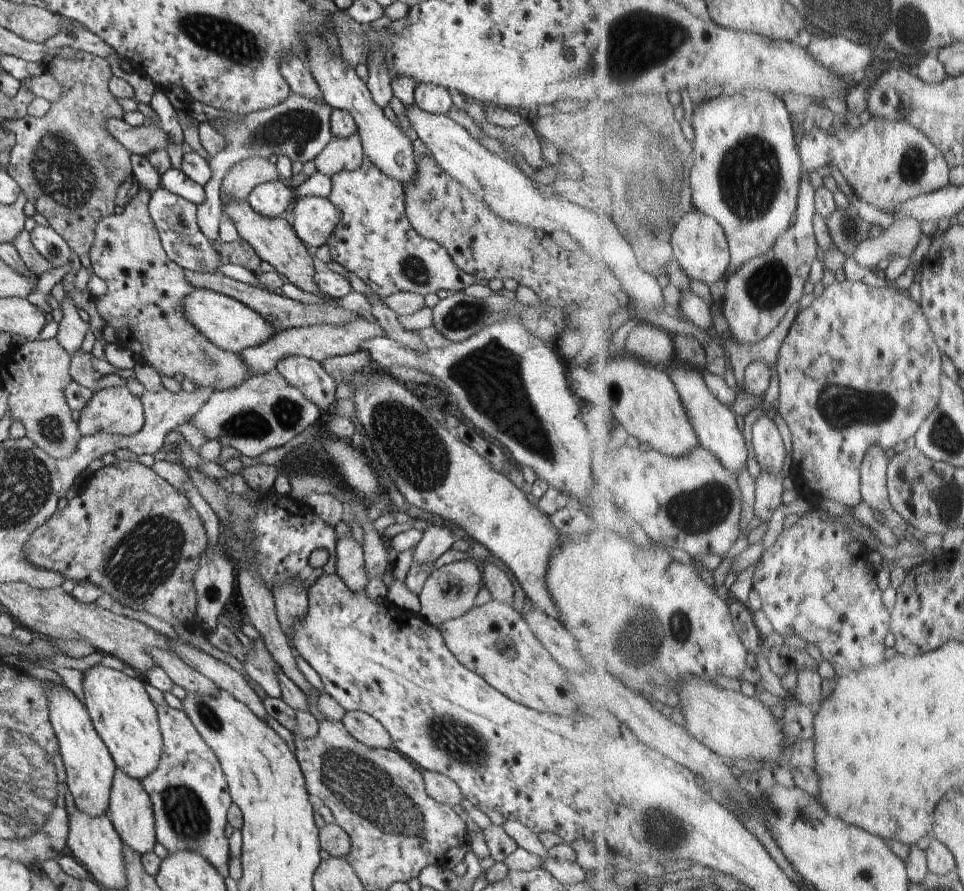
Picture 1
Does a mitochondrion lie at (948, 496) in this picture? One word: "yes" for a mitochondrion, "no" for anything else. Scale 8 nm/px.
yes

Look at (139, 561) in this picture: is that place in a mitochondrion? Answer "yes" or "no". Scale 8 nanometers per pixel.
yes

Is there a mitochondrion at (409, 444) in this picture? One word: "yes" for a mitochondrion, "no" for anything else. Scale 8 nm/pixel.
yes

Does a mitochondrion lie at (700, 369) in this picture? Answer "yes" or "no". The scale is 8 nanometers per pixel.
no

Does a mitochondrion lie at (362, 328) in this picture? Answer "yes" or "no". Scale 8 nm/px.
no

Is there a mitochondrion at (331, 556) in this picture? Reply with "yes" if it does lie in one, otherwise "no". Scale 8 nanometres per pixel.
no

